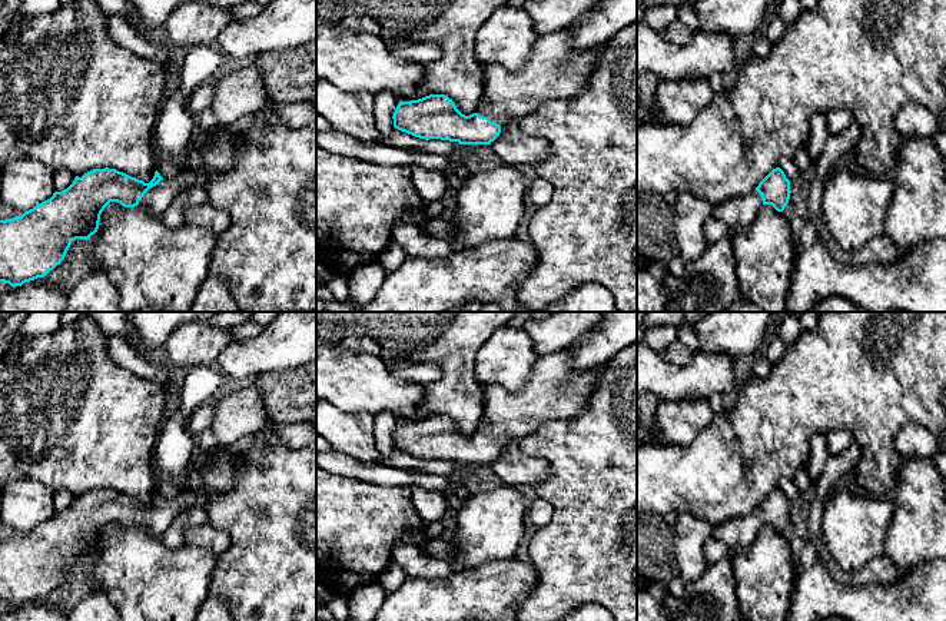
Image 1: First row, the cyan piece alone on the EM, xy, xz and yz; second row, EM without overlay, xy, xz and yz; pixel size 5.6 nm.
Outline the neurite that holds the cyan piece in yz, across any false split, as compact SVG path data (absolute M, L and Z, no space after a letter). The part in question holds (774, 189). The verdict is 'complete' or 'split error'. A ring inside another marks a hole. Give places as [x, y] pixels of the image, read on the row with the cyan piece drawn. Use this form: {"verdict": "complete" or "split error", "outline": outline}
{"verdict": "split error", "outline": "M776 167L750 195L731 197L713 206L711 215L730 228L748 226L763 205L771 205L777 212L783 212L790 193L790 180L780 167Z"}

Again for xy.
{"verdict": "split error", "outline": "M195 130L183 160L187 167L163 179L156 170L149 183L116 169L93 169L21 216L0 220L0 282L21 286L46 276L64 259L76 239L90 239L110 202L143 207L163 216L179 193L200 186L208 176L226 172L248 146L239 133Z"}

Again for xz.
{"verdict": "split error", "outline": "M562 29L542 34L532 46L531 59L520 72L501 66L484 67L484 92L475 113L462 114L445 94L429 94L418 100L401 102L394 112L394 127L419 139L441 139L459 145L491 145L501 133L501 126L512 117L525 117L550 100L568 99L585 87L605 47L577 50L571 46L572 31Z"}

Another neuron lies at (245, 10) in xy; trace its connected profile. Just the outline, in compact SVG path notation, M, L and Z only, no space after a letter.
M248 1L248 3L238 4L232 7L230 10L235 17L250 19L250 17L258 16L263 9L265 6L262 4Z

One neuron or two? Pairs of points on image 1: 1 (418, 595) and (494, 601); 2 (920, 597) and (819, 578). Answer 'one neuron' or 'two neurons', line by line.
1: one neuron
2: one neuron

